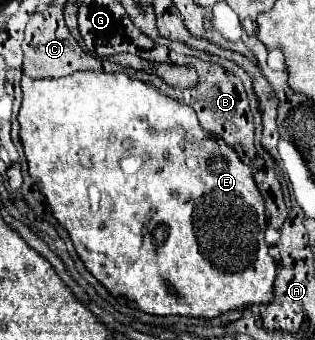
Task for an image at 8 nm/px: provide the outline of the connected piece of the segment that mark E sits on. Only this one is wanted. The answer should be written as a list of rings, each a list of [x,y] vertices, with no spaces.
[[[82,71],[56,79],[22,77],[22,107],[18,121],[30,177],[46,197],[56,221],[68,231],[84,267],[108,289],[112,297],[124,297],[132,307],[150,315],[186,315],[200,319],[214,319],[226,311],[242,309],[248,305],[272,303],[276,263],[268,253],[268,245],[264,243],[266,209],[264,199],[252,179],[252,169],[242,165],[232,147],[224,145],[200,127],[192,107],[176,103],[174,99],[158,93],[152,85],[140,83],[126,73]]]

